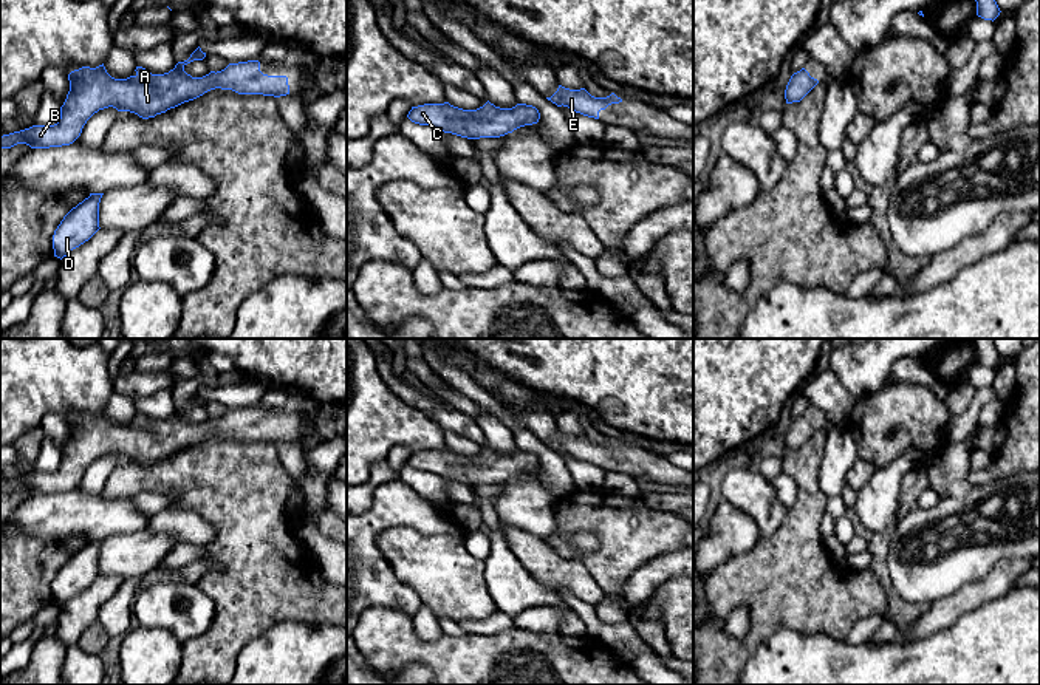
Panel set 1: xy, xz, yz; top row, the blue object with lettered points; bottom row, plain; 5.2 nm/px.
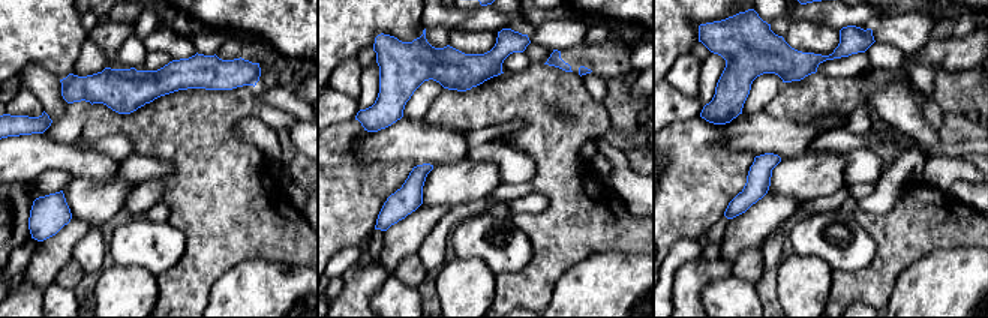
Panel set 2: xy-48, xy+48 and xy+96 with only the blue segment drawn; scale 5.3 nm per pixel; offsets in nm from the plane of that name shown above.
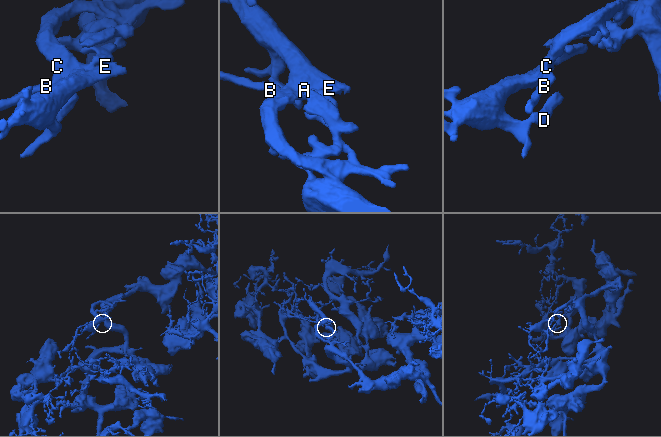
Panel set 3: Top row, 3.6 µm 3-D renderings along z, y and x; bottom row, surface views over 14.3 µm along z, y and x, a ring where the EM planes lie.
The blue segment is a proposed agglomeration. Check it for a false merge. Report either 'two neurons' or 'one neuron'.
one neuron

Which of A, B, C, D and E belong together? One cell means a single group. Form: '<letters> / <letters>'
A B C D E

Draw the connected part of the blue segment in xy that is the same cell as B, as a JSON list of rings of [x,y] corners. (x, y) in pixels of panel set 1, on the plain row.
[[[198,393],[187,407],[178,408],[169,419],[152,421],[136,413],[136,421],[127,425],[111,424],[104,410],[74,416],[68,421],[70,438],[60,453],[60,465],[54,472],[32,472],[3,481],[0,495],[17,490],[31,495],[70,492],[80,482],[87,467],[108,453],[149,465],[215,435],[274,444],[289,441],[288,424],[263,421],[258,407],[229,410],[224,416],[210,417],[203,424],[192,424],[184,417],[187,410],[204,404],[206,399]]]

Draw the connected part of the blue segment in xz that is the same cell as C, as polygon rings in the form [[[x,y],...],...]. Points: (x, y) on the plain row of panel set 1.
[[[489,447],[477,456],[463,456],[444,450],[424,450],[412,453],[407,464],[419,472],[430,472],[444,479],[467,486],[500,484],[514,476],[537,470],[540,459],[535,453],[517,450],[512,455],[500,455]]]

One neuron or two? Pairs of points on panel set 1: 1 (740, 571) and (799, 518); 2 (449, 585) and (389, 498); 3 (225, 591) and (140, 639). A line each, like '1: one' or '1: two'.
1: one
2: two
3: two

